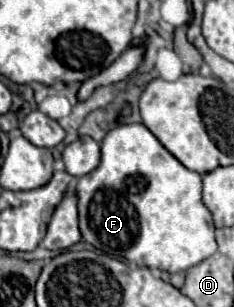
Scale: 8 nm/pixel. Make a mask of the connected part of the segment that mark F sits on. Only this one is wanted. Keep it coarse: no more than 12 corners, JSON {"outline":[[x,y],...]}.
{"outline":[[120,125],[78,179],[96,249],[180,273],[216,251],[202,177]]}

